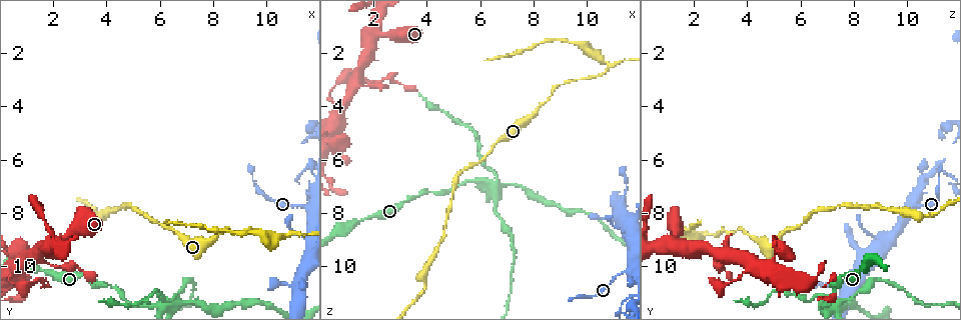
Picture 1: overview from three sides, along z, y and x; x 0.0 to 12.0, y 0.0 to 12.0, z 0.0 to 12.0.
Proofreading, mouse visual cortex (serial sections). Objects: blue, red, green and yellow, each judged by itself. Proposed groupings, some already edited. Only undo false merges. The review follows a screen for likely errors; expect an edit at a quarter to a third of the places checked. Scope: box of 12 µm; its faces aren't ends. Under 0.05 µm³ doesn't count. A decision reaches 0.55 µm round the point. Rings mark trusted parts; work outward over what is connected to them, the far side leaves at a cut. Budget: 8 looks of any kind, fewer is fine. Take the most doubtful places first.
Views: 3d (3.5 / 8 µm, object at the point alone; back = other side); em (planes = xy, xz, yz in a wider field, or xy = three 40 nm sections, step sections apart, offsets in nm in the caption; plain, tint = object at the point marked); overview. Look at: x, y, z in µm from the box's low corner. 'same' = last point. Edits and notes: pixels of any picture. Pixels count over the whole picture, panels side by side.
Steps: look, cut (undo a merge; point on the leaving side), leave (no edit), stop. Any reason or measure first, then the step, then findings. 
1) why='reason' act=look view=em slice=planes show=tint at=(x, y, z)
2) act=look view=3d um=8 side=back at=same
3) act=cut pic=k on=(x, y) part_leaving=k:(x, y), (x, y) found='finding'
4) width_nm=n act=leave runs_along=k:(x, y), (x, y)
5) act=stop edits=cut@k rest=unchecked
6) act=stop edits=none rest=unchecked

why='abrupt turn' act=look view=em slice=xy step=5 show=tint at=(6.7, 11.2, 6.9)

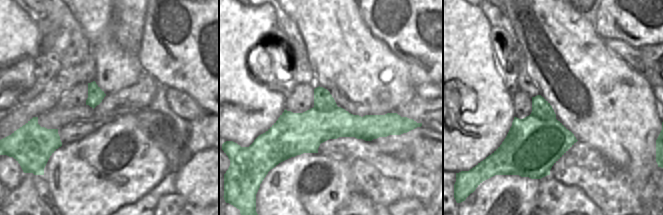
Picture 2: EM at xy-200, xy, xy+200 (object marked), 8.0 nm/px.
act=look view=3d um=3.5 at=same

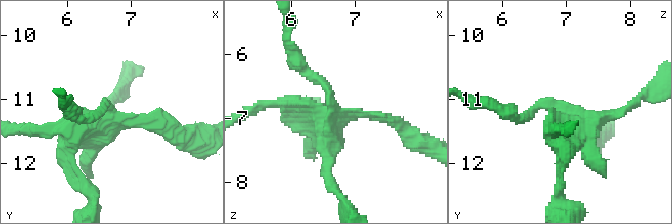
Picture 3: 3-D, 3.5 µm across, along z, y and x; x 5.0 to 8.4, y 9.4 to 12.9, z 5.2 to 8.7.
act=cut pic=3 on=(617, 112) border=2:(530, 114), (543, 120), (555, 119) found='two cells meet here'

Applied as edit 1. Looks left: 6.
why='side arm on a straight run' act=look view=3d um=3.5 at=(10.8, 8.7, 2.5)

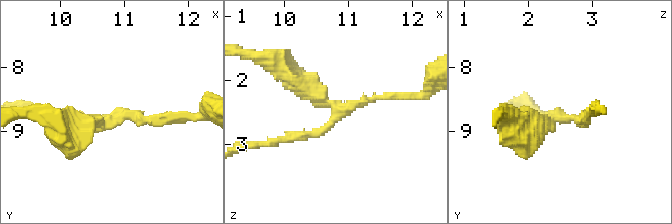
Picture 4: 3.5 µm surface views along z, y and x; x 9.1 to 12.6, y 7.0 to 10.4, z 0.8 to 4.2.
arms=3 arm_widths_nm=100,150,300 why='need the tissue' act=look view=em slice=xy step=5 show=tint at=(10.80, 8.80, 2.50)

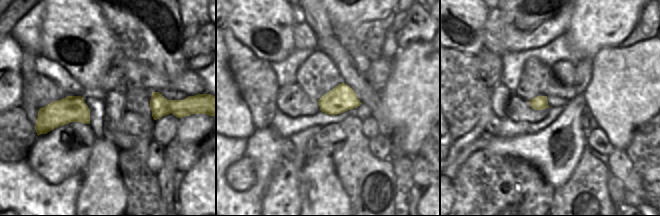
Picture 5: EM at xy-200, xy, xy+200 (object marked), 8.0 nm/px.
width_nm=200 act=cut pic=4 on=(307, 80) part_leaving=4:(331, 104), (273, 60), (251, 55) found='a second cell is stuck on'

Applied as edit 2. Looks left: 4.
why='abrupt turn' act=look view=3d um=8 at=(11.3, 10.4, 8.0)

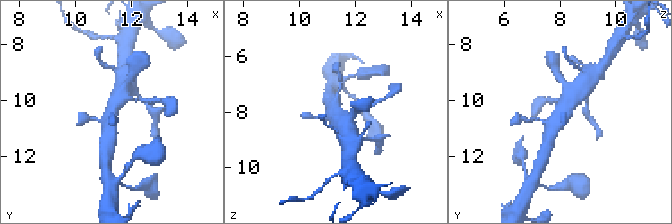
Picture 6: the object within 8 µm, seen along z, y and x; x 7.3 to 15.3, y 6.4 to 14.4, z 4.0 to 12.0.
act=look view=em slice=xy step=1 show=tint at=(11.3, 10.4, 8.1)

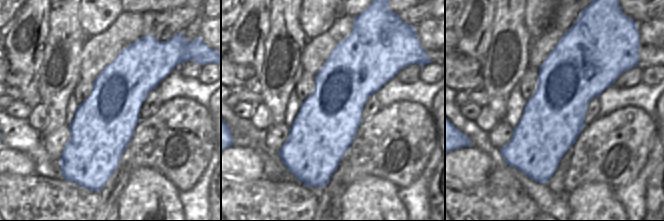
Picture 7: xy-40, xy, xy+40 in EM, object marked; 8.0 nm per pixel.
act=leave runs_along=6:(577, 90), (553, 122), (549, 138) found='continuous, no second cell'

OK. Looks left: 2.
act=stop edits=cut@3,cut@4 rest=unchecked

